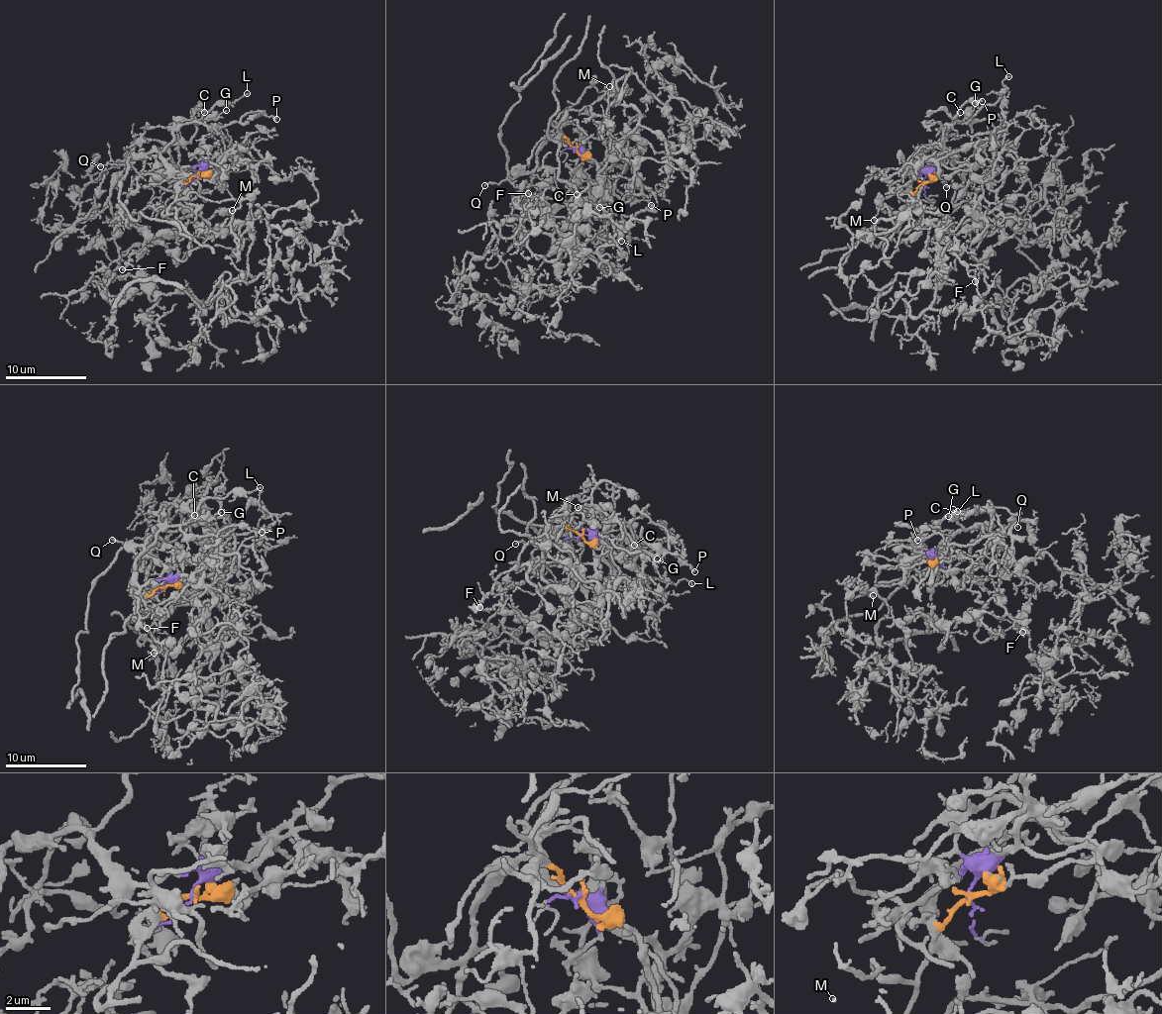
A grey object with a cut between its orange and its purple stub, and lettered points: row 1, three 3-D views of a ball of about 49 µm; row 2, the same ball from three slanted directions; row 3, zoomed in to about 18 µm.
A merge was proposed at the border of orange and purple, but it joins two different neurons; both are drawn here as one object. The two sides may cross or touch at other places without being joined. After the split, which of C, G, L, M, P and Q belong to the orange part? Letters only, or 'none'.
M, Q

